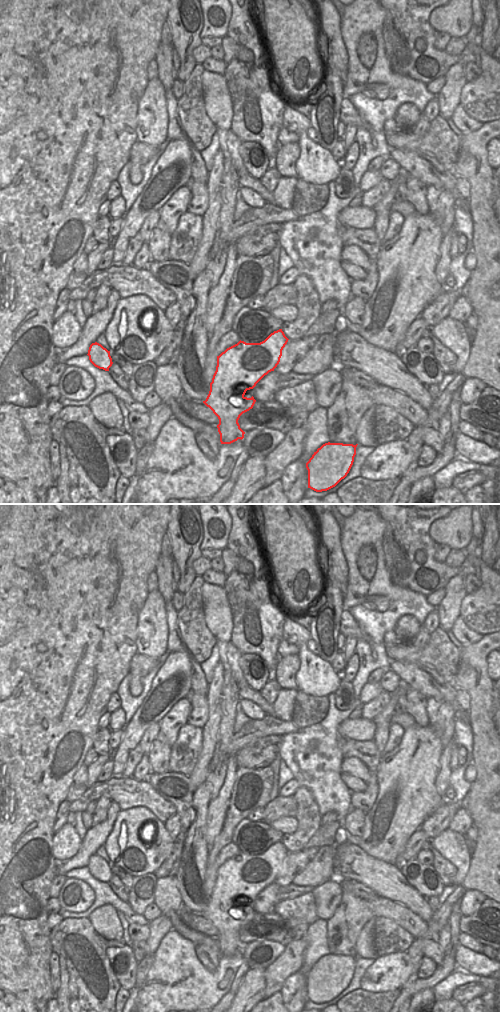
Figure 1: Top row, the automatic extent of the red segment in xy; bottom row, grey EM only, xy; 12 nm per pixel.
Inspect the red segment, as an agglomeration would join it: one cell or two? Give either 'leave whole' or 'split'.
leave whole

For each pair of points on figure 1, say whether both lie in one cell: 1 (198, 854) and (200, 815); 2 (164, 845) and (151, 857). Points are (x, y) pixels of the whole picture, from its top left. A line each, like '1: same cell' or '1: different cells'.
1: same cell
2: same cell

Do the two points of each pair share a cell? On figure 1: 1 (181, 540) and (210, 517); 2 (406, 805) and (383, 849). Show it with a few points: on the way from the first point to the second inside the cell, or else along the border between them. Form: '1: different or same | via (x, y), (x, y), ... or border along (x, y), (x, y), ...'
1: different | border along (199, 514), (203, 530), (200, 546)
2: same | via (395, 816), (385, 838)

